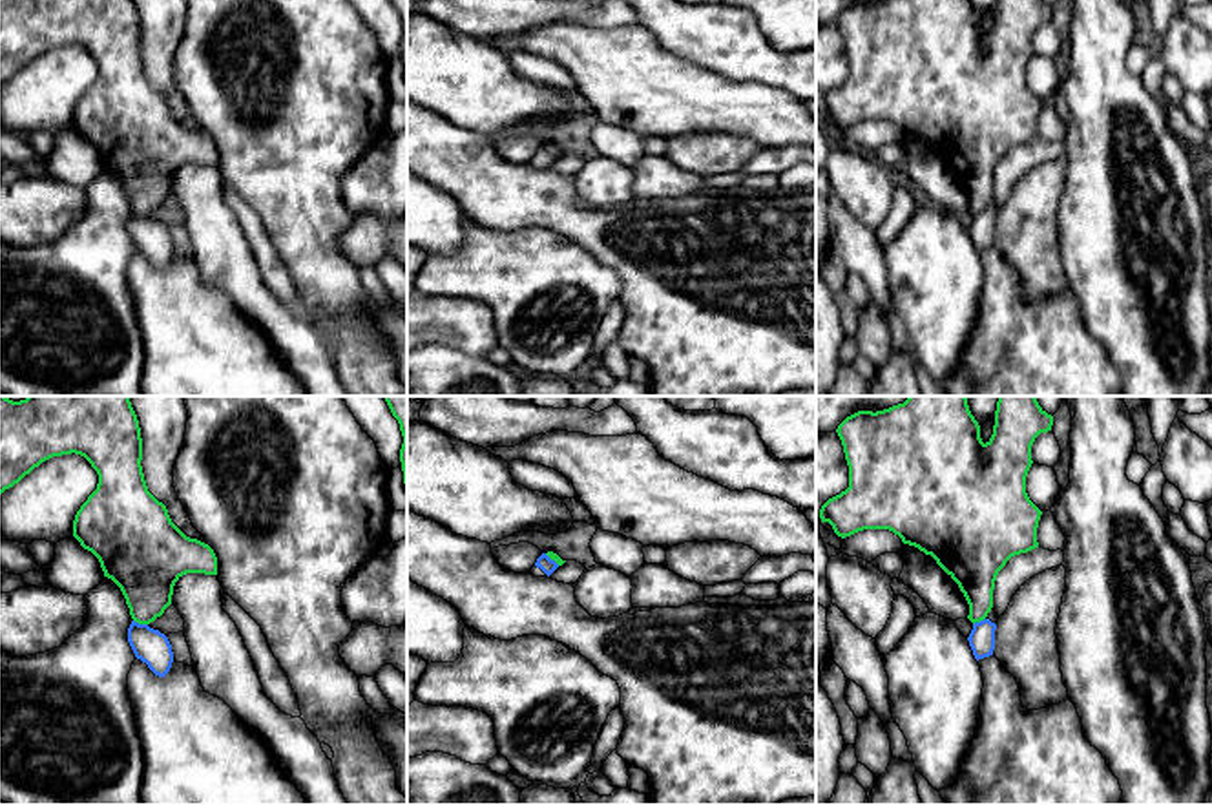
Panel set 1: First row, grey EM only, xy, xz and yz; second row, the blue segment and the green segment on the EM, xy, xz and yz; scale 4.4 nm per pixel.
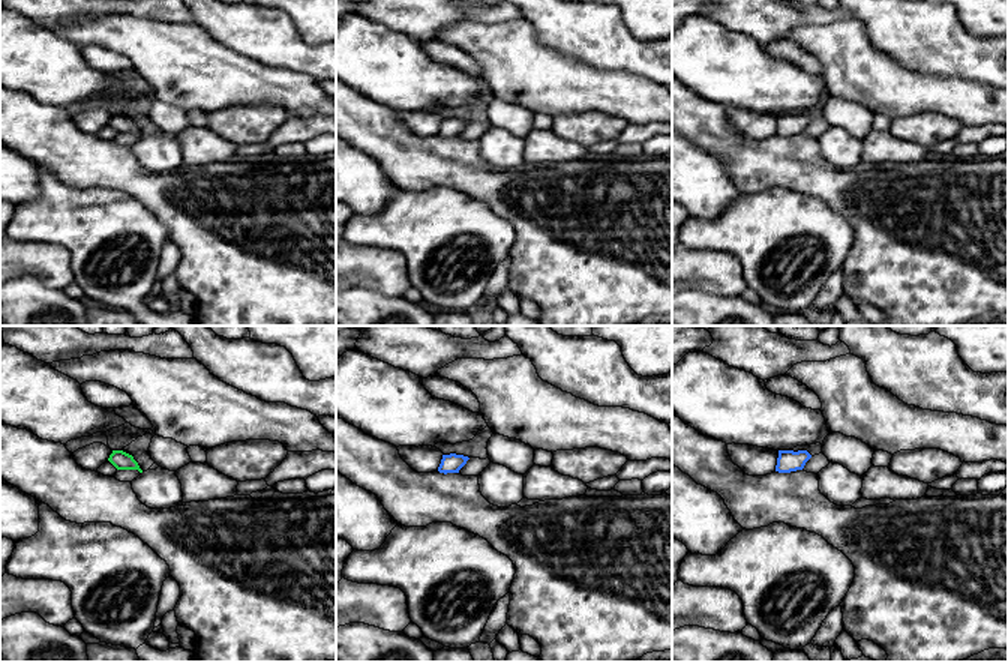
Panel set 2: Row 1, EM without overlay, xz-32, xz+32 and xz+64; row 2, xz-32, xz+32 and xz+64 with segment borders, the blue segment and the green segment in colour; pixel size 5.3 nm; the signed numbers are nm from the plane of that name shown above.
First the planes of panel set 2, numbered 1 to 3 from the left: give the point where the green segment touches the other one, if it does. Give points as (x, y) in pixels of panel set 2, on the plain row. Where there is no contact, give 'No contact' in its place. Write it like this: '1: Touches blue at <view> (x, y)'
1: No contact
2: No contact
3: No contact

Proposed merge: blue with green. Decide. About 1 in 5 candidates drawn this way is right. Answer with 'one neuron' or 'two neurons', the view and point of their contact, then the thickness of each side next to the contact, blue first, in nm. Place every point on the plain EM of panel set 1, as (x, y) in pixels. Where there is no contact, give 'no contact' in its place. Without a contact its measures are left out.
two neurons; meets blue in xy at (141, 216); 150 nm thick on the blue side, 280 nm on the other

